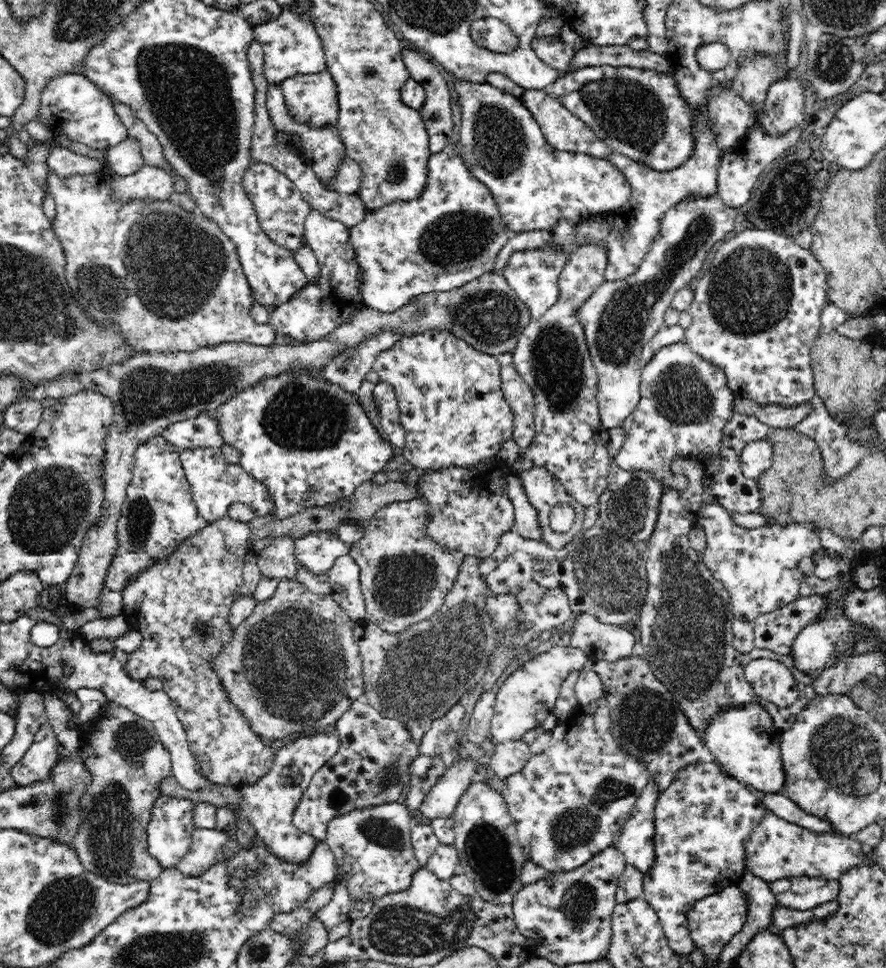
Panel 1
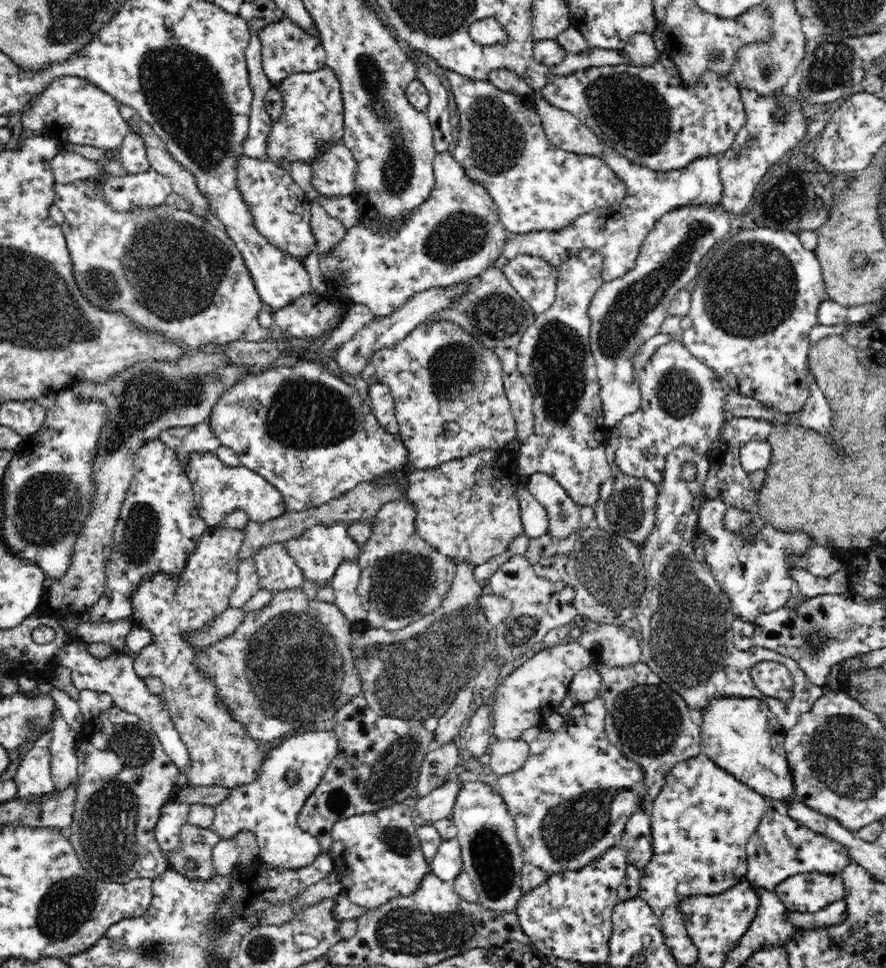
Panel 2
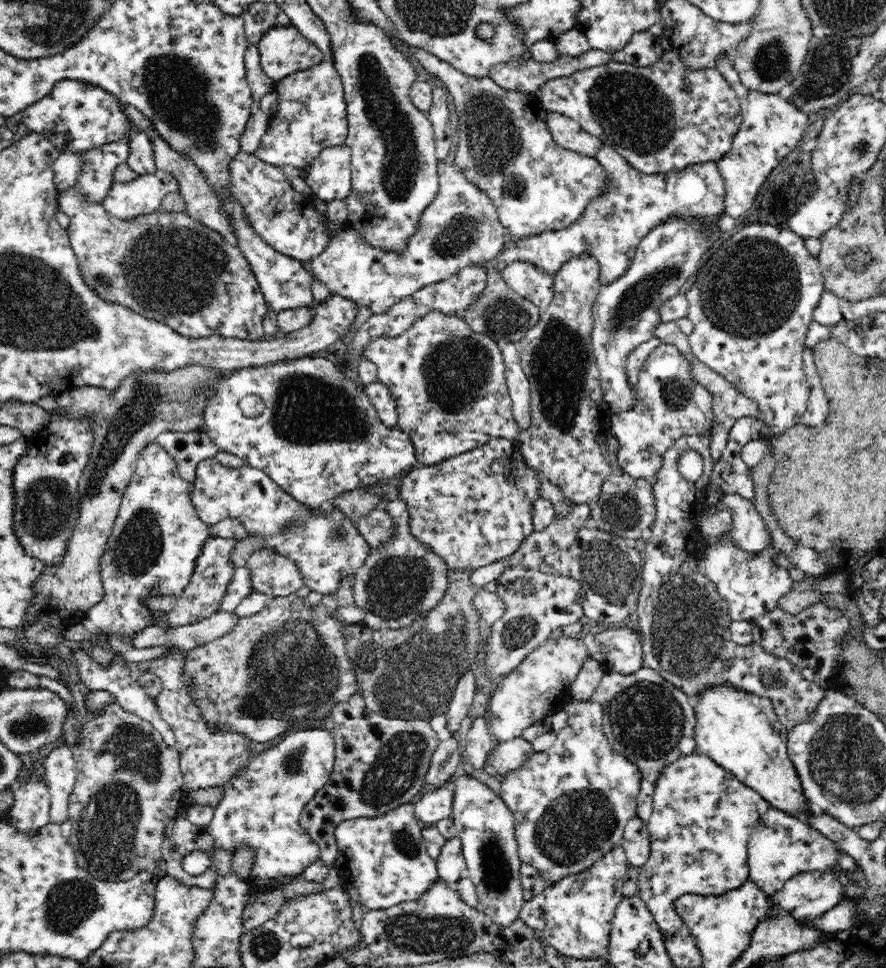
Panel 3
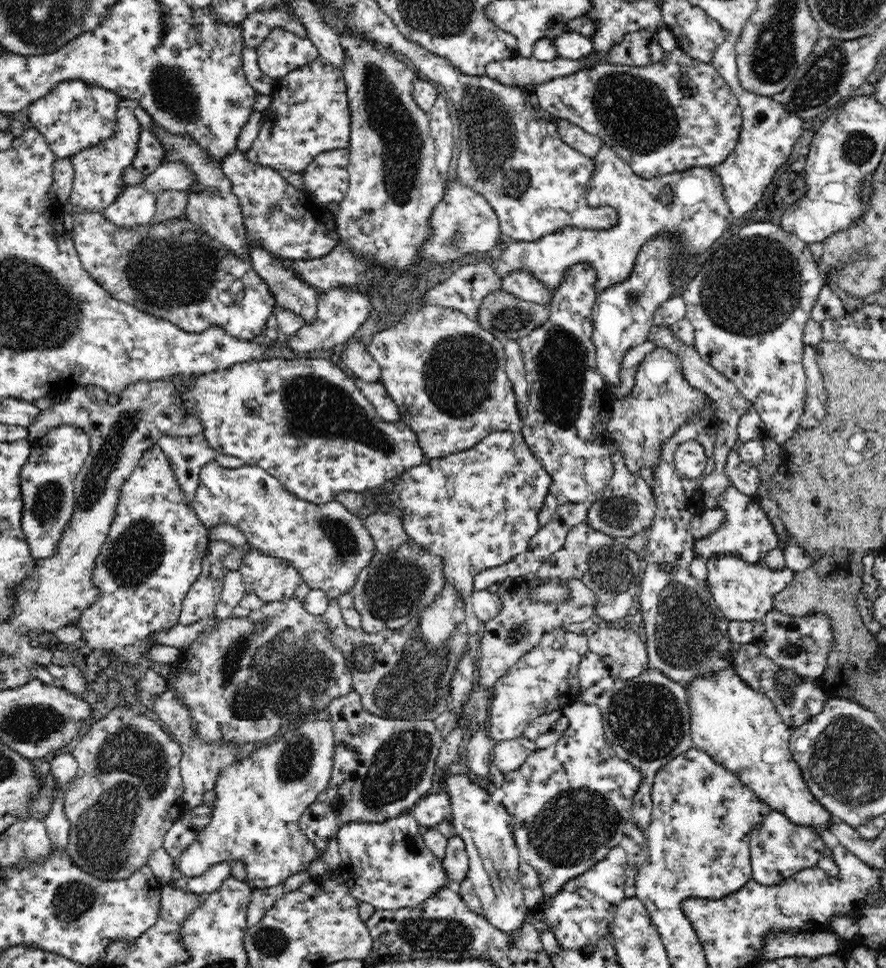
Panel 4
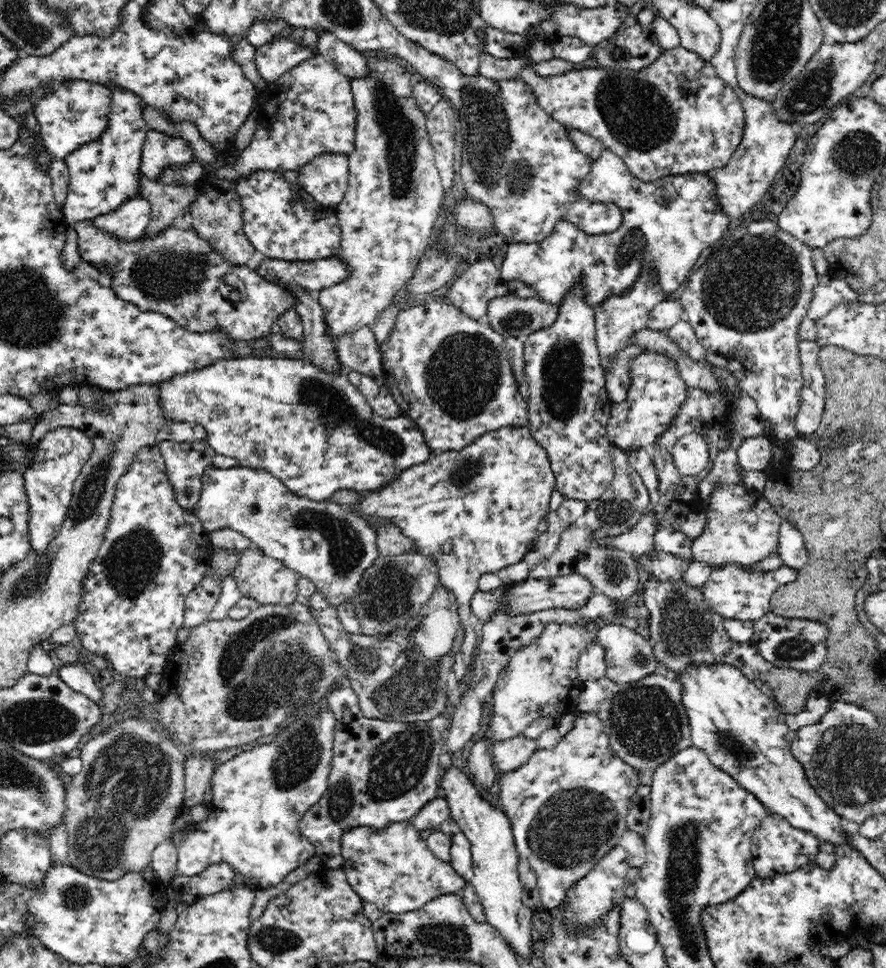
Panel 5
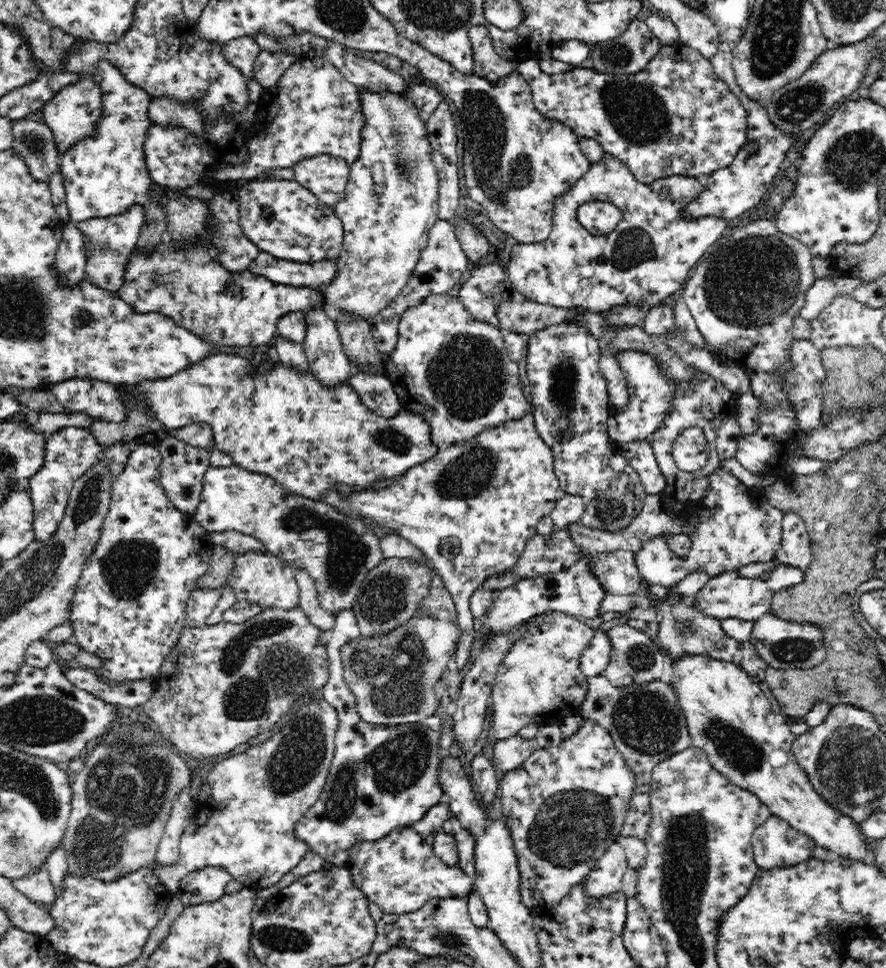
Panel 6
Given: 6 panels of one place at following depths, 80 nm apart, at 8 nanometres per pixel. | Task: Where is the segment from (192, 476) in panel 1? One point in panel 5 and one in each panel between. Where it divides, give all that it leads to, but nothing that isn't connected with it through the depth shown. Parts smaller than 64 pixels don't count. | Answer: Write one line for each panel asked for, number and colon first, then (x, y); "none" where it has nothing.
2: (219, 490)
3: (324, 546)
4: (328, 545)
5: (326, 543)

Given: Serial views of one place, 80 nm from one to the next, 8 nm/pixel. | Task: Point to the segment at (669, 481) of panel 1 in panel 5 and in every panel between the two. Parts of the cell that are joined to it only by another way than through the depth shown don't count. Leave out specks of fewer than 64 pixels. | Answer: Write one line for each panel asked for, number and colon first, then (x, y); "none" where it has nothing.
2: (683, 400)
3: (671, 404)
4: (662, 401)
5: (657, 392)

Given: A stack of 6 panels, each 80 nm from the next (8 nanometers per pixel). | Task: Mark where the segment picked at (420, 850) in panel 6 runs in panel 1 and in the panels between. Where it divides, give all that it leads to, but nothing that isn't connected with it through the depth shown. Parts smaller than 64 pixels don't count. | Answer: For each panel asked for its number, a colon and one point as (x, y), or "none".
1: (373, 850)
2: (377, 856)
3: (382, 862)
4: (388, 865)
5: (392, 868)

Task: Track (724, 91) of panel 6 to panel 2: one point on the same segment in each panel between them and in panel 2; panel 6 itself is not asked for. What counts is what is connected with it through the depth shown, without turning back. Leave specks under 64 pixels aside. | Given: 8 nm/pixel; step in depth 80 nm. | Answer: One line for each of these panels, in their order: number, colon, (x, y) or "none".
2: (647, 113)
3: (662, 118)
4: (678, 113)
5: (676, 116)

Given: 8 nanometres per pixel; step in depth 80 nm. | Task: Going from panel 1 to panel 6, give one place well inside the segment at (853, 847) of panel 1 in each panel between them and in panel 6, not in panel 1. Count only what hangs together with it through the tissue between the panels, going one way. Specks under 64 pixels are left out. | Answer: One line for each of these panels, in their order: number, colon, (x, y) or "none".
2: (780, 847)
3: (782, 846)
4: (778, 848)
5: (777, 848)
6: (776, 844)

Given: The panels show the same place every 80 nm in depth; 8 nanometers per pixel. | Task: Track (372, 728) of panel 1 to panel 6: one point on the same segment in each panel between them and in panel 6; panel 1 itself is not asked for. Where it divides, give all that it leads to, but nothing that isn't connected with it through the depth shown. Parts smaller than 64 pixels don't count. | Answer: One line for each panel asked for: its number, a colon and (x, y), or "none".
2: (378, 758)
3: (380, 763)
4: (381, 767)
5: (382, 772)
6: (382, 777)

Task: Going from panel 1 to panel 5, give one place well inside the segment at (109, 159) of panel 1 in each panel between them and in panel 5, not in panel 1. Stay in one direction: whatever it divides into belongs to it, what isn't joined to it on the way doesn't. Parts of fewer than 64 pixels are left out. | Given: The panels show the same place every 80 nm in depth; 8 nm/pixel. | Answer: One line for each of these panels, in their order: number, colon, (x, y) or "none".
2: (132, 158)
3: (141, 160)
4: (151, 153)
5: (159, 150)

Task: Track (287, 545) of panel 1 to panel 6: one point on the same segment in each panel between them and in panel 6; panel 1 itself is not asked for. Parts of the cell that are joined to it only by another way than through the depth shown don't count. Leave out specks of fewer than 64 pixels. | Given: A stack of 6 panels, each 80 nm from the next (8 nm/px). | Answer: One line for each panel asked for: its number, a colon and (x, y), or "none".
2: (278, 571)
3: (272, 574)
4: (271, 579)
5: (269, 581)
6: (257, 577)

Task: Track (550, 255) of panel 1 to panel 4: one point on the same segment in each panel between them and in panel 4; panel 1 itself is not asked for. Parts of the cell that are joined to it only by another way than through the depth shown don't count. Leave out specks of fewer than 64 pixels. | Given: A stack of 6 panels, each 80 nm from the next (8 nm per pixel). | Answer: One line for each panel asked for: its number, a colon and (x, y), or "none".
2: (535, 279)
3: (532, 283)
4: (522, 284)

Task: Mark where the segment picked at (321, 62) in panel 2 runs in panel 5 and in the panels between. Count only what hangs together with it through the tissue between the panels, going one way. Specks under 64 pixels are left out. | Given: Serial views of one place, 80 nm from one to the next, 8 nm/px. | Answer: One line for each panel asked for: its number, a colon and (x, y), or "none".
3: (284, 50)
4: (281, 52)
5: (274, 59)

